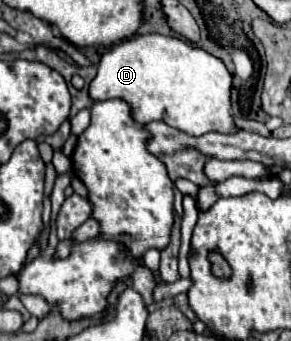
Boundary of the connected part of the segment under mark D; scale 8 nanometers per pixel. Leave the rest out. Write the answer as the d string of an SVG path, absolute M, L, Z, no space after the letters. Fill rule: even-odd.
M146 33L146 35L134 35L126 41L120 41L102 53L96 75L88 85L88 95L92 101L104 101L116 97L128 101L134 111L134 119L138 123L164 121L168 125L174 125L176 129L182 129L184 133L202 135L210 131L220 131L220 133L236 131L230 113L230 87L232 87L232 75L228 73L224 63L214 55L206 53L200 47L188 45L178 37Z

